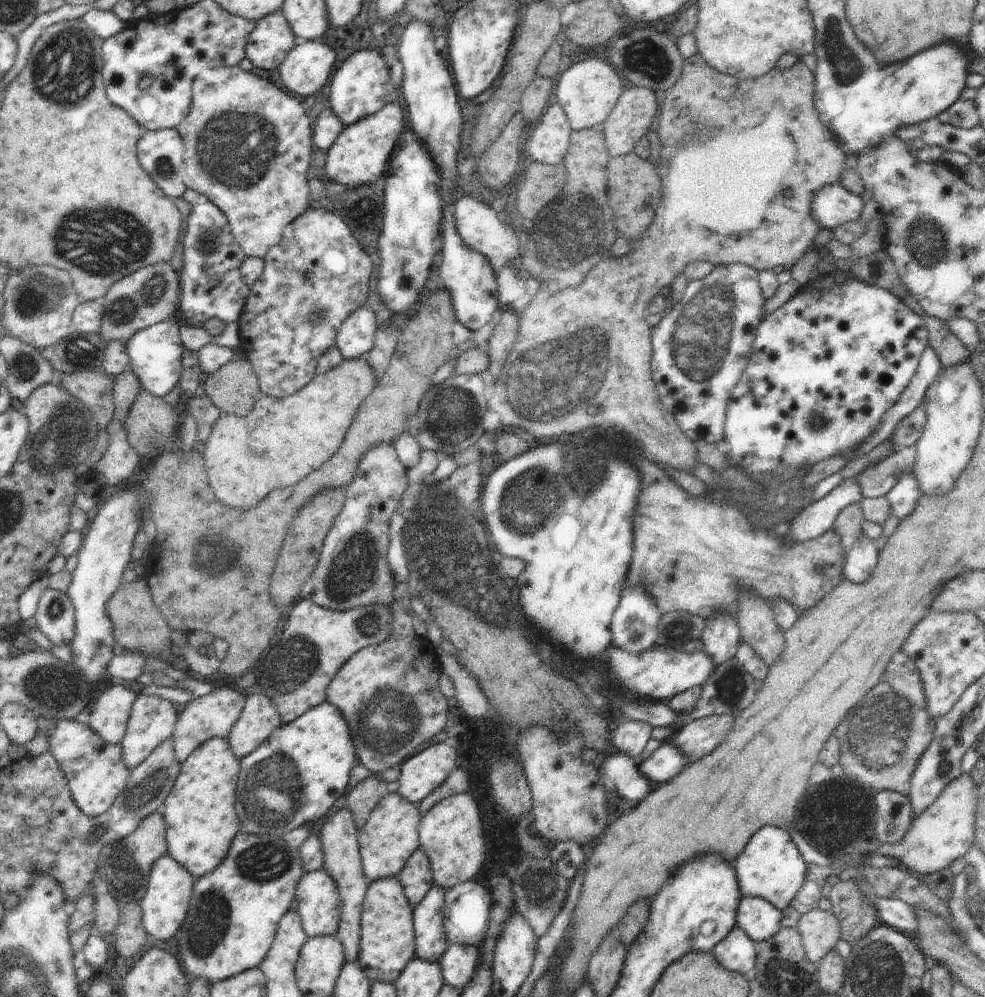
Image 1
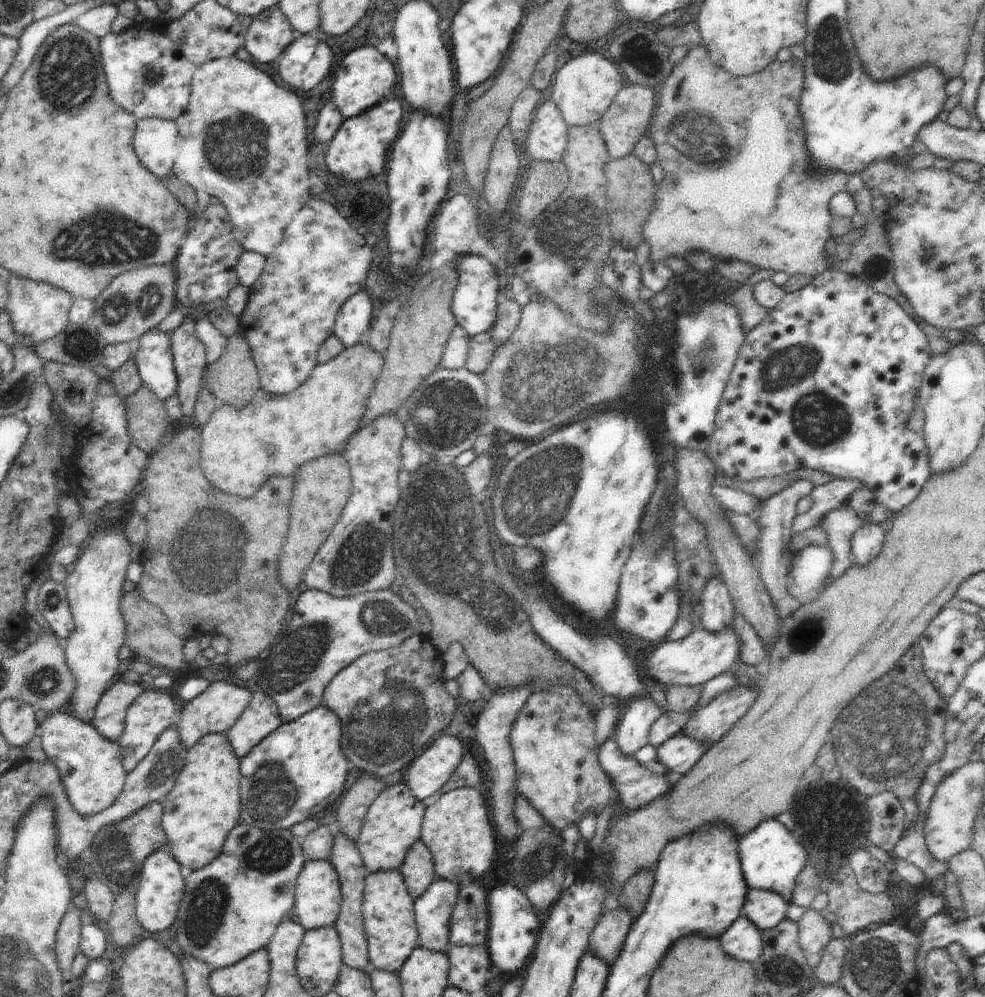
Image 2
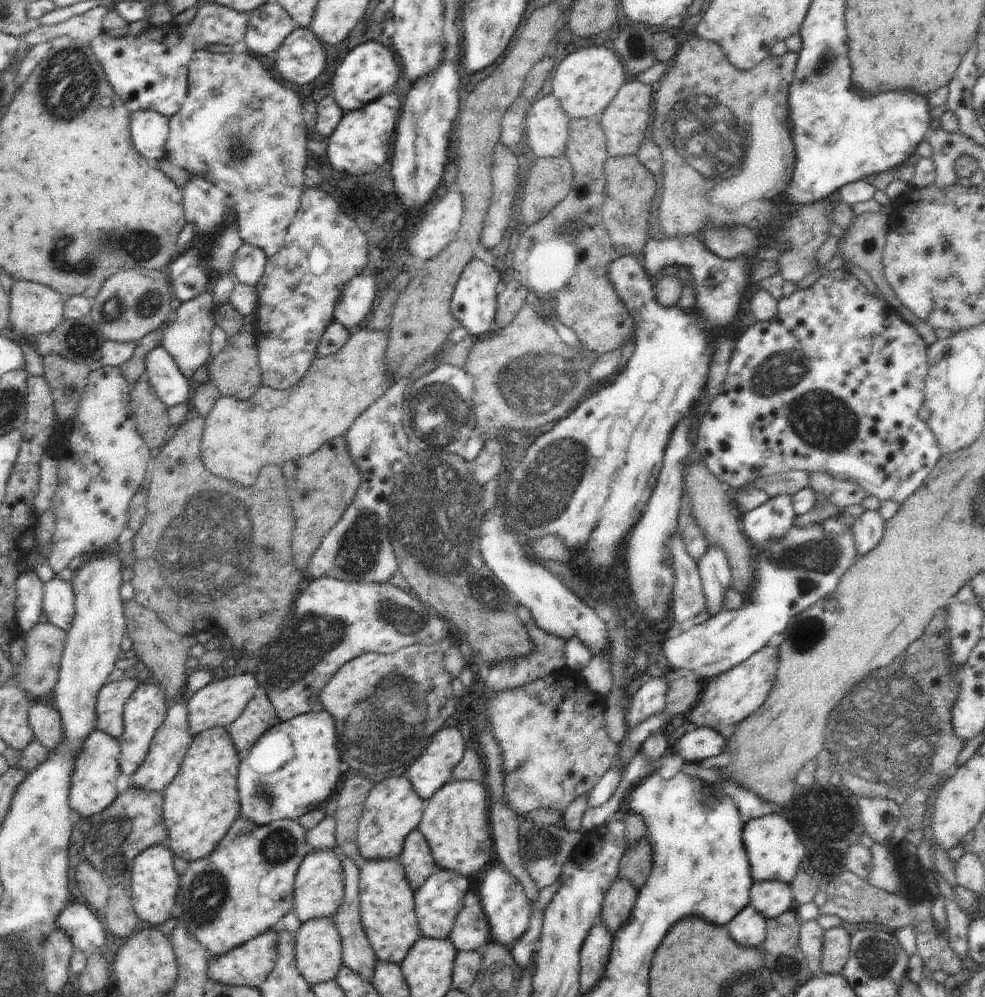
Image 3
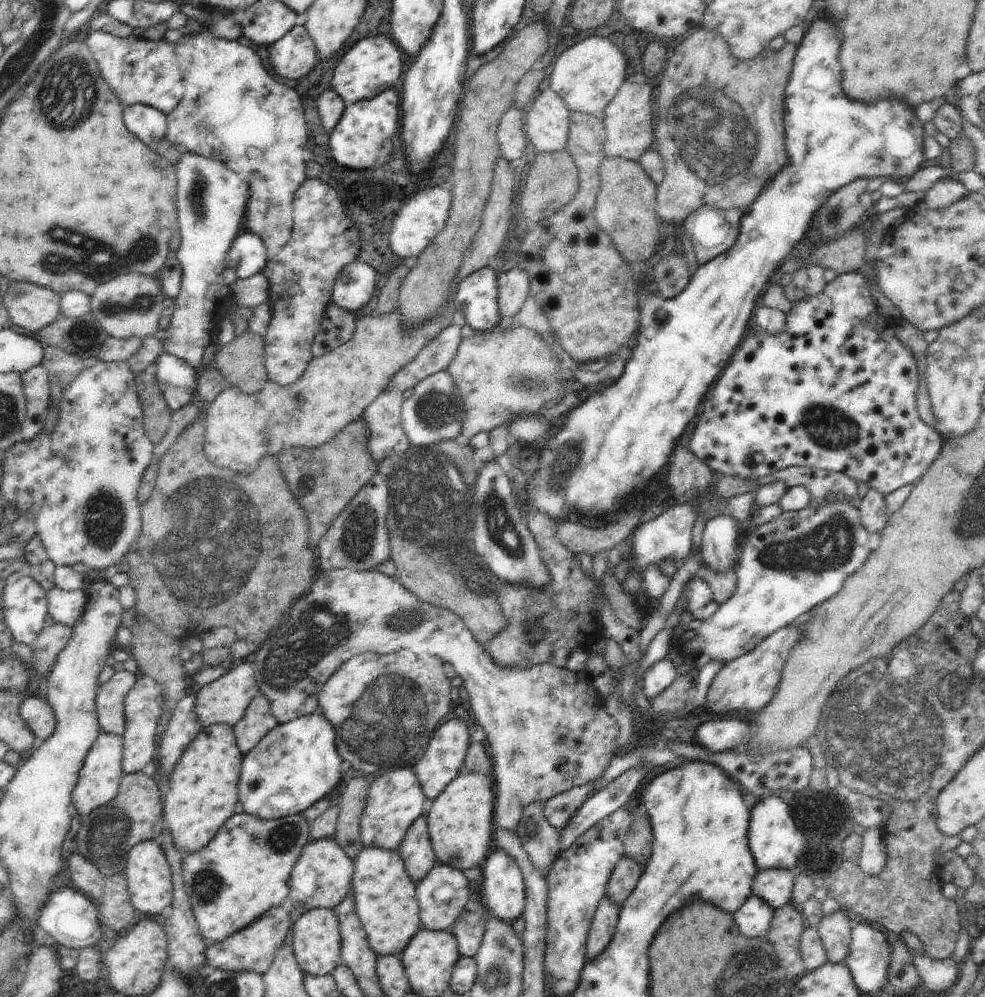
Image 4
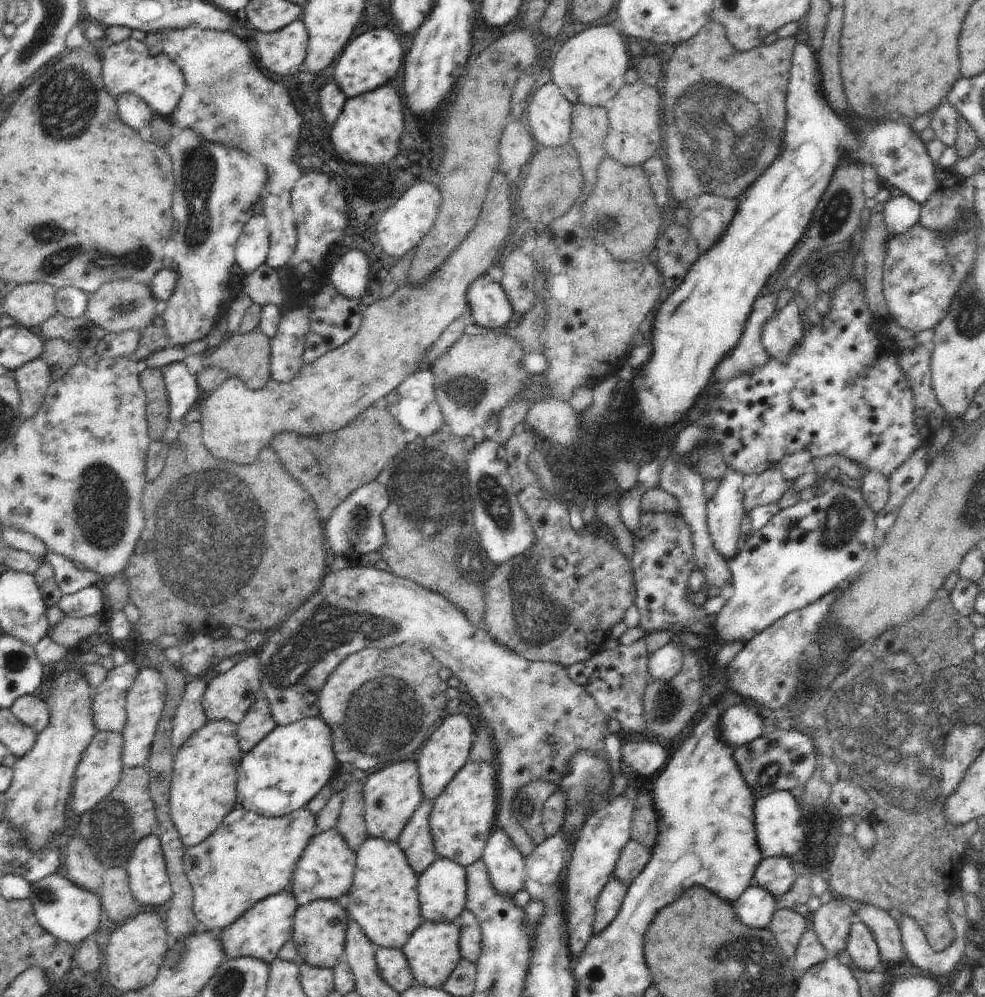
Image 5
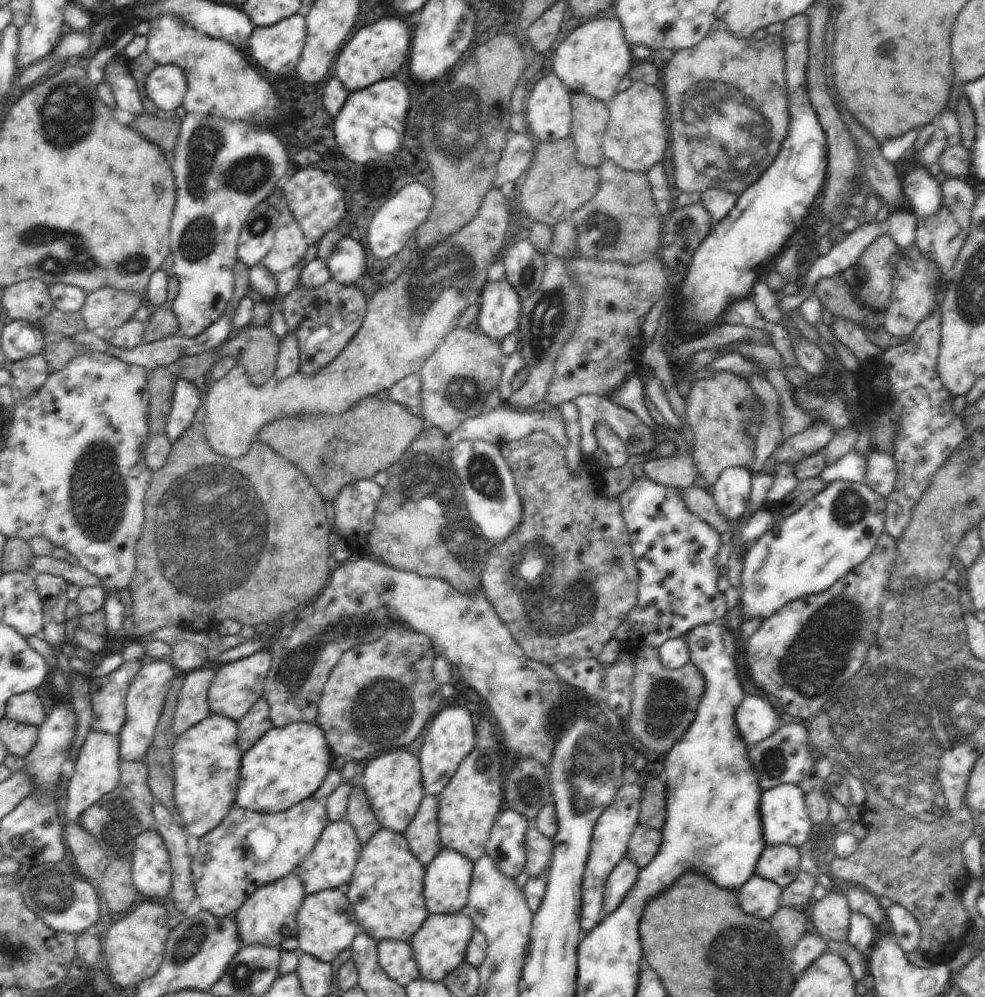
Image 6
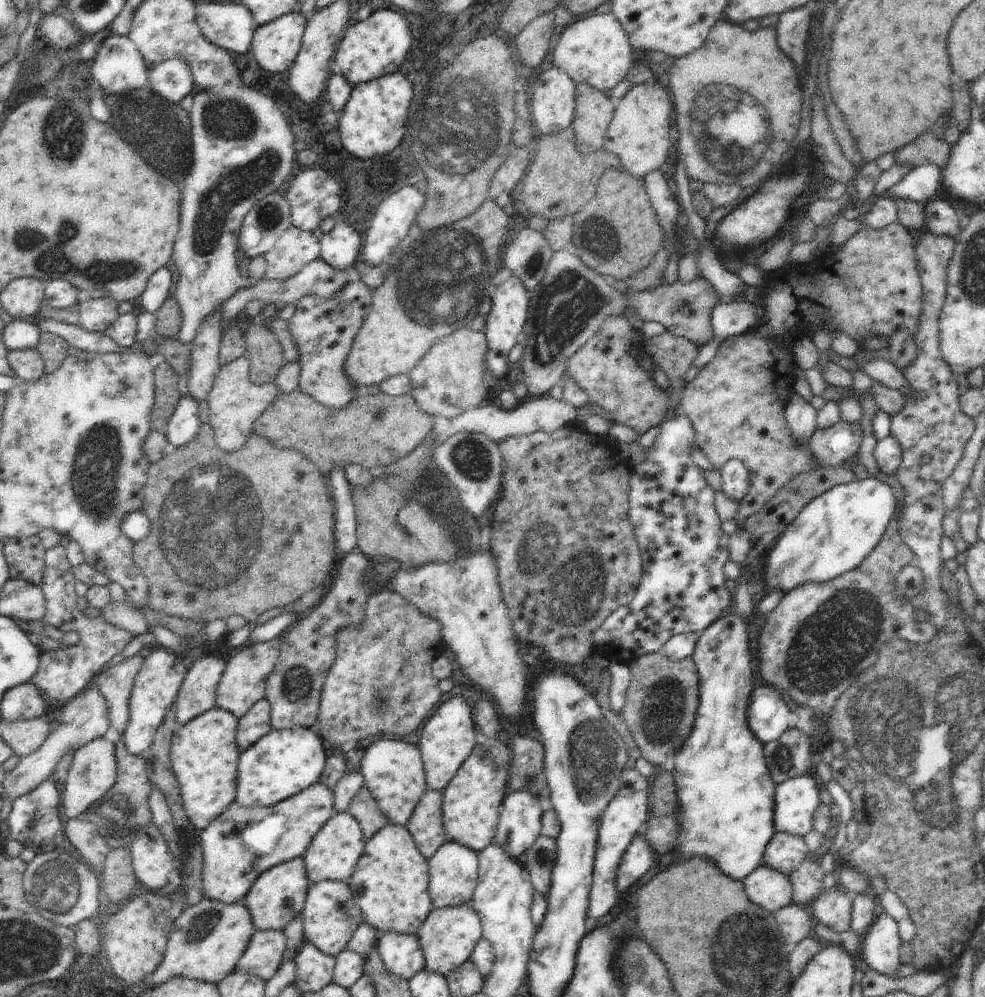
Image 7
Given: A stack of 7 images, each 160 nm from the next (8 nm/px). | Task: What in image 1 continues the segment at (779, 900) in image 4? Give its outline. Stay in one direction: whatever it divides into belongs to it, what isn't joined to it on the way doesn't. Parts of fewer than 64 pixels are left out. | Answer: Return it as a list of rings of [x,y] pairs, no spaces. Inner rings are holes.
[[[742,897],[737,908],[735,926],[755,943],[767,941],[780,932],[782,911],[762,897]]]

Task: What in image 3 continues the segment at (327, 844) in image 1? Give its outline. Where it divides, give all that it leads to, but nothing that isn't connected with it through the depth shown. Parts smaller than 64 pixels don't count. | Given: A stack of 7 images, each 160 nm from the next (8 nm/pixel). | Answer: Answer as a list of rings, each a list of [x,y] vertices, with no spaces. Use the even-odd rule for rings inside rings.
[[[341,855],[341,861],[344,871],[344,896],[336,914],[333,916],[334,924],[341,936],[341,962],[344,967],[351,968],[355,973],[358,973],[362,979],[371,981],[377,958],[362,926],[359,907],[359,872],[366,860],[364,858],[354,860]]]

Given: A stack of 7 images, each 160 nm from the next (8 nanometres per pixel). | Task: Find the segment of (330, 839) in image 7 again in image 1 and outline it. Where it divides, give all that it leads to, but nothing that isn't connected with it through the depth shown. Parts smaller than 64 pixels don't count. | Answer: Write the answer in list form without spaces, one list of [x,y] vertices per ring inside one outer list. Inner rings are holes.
[[[322,868],[305,873],[295,890],[304,932],[312,937],[335,935],[341,921],[336,881]]]

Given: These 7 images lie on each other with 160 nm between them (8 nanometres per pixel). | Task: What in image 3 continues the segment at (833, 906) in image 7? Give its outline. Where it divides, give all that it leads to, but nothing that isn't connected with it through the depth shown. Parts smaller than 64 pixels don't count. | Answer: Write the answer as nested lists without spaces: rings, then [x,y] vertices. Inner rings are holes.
[[[842,925],[825,931],[819,973],[835,975],[841,972],[849,959],[851,935]]]

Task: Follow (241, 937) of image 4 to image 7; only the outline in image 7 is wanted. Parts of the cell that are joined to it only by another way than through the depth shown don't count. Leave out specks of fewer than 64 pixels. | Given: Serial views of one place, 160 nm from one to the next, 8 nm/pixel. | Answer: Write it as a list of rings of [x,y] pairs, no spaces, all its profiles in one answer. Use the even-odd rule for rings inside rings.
[[[302,857],[279,864],[263,872],[254,881],[248,894],[240,901],[249,910],[254,932],[284,931],[289,923],[301,914],[309,887]]]

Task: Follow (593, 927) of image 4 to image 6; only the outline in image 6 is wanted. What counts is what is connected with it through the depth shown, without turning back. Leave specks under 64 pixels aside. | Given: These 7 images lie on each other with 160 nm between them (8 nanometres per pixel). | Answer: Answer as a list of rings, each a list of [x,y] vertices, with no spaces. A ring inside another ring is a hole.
[[[626,855],[618,862],[605,882],[601,920],[609,917],[622,904],[624,897],[634,886],[640,871],[641,868],[636,866],[635,862]]]

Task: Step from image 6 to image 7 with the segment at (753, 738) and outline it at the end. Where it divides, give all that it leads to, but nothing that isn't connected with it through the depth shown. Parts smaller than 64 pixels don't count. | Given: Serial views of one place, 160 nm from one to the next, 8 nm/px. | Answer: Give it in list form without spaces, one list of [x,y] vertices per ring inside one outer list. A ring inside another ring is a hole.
[[[773,686],[755,688],[749,698],[746,718],[754,736],[766,744],[788,729],[788,714],[792,704],[784,693]]]

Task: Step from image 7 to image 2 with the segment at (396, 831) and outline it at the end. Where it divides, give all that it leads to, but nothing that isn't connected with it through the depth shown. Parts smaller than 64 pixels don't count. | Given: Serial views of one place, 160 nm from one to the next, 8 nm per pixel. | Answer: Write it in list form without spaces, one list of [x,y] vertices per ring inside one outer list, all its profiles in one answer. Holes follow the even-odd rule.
[[[398,870],[370,873],[363,890],[362,916],[367,936],[369,968],[398,973],[413,950],[419,947],[419,932],[413,904],[404,877]]]

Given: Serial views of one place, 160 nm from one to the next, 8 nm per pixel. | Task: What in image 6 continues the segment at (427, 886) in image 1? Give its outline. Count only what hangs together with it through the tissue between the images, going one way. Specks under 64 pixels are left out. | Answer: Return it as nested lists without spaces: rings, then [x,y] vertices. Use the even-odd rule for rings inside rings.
[[[426,794],[420,803],[412,822],[403,832],[412,854],[427,867],[440,849],[438,809],[440,795]]]

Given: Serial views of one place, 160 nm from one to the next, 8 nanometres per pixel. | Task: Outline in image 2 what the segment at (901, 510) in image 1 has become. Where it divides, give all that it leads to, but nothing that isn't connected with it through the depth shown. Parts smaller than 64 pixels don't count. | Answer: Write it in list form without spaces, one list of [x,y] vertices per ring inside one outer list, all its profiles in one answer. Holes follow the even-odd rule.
[[[828,268],[815,277],[812,283],[797,291],[786,293],[768,311],[764,320],[749,332],[736,359],[728,388],[719,404],[714,432],[706,452],[715,466],[720,468],[728,478],[740,479],[741,482],[764,477],[781,477],[796,469],[822,471],[831,474],[832,478],[856,479],[874,491],[876,502],[897,514],[913,502],[921,493],[923,484],[931,476],[923,436],[909,430],[905,423],[915,408],[921,380],[932,355],[929,337],[922,327],[900,307],[895,298],[877,293],[875,286],[868,284],[865,278]]]

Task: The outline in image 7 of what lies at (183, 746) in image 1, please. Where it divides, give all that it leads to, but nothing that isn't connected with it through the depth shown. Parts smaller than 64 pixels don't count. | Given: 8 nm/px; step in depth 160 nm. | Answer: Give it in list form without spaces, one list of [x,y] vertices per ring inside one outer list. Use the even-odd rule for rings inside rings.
[[[278,636],[265,643],[245,646],[229,662],[216,687],[216,704],[219,709],[231,712],[237,719],[242,718],[259,700],[265,697],[267,678],[277,665],[282,637]]]

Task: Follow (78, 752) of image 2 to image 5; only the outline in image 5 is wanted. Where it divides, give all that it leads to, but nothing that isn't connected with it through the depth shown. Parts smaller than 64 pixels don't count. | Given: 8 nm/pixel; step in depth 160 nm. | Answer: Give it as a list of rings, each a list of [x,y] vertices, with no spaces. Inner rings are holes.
[[[32,695],[20,697],[9,709],[18,720],[30,725],[36,734],[40,734],[48,726],[50,720],[48,702],[38,697]],[[98,731],[90,746],[86,748],[76,769],[73,790],[70,796],[69,812],[84,814],[87,810],[93,809],[101,800],[104,800],[118,786],[123,771],[121,754],[123,751],[122,733],[112,731]]]

